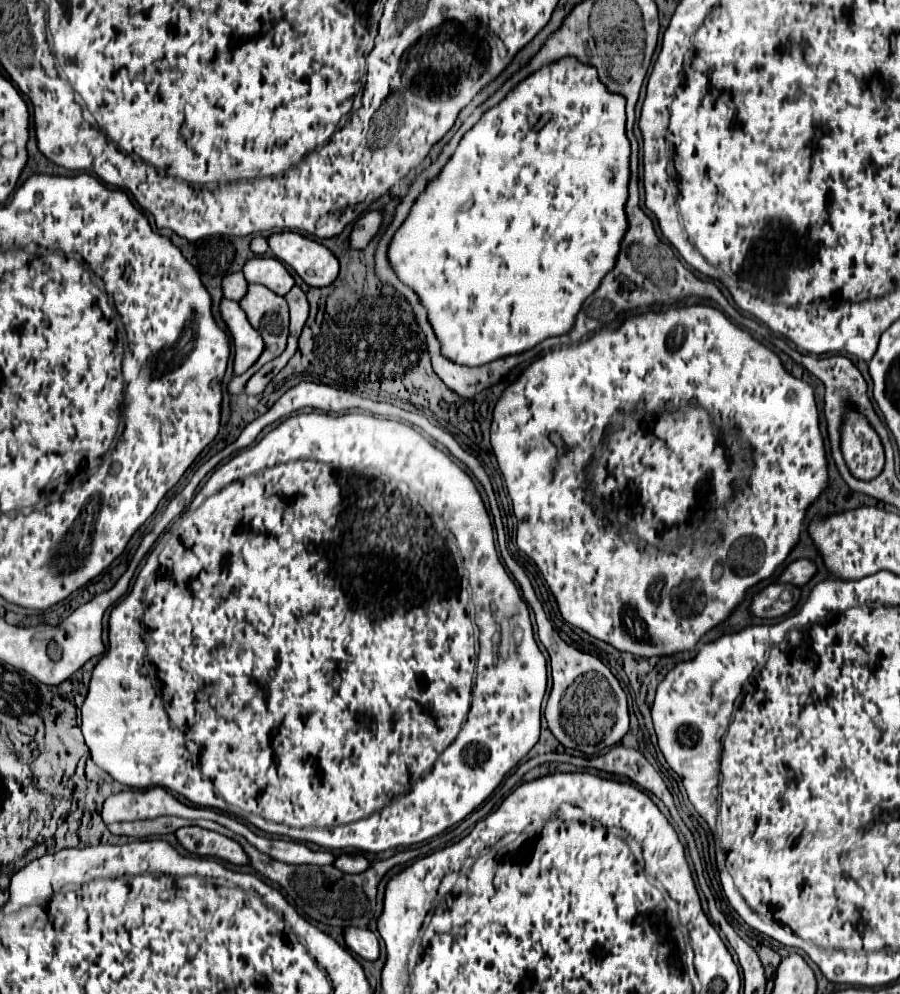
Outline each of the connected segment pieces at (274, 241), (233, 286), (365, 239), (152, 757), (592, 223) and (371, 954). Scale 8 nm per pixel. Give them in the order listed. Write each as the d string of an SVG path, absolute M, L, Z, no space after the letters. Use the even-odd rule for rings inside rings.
M282 231L270 235L268 245L276 259L290 265L304 283L312 287L326 287L338 275L338 259L314 239L302 237L294 231Z
M238 271L238 273L232 273L232 275L226 275L224 279L222 279L222 293L224 293L224 297L228 297L228 299L232 299L232 301L238 301L238 299L242 299L242 295L246 293L246 279L244 279L244 275Z
M370 211L370 213L362 215L350 231L350 245L354 249L364 249L370 243L370 239L376 235L376 231L380 227L380 221L382 219L380 219L378 211Z
M312 407L298 409L288 418L282 420L278 427L274 427L270 433L266 433L260 443L240 451L236 455L236 461L232 459L232 463L222 465L222 469L229 470L220 471L220 467L218 467L212 473L212 477L206 481L204 489L200 489L200 493L199 491L196 493L191 503L178 517L178 521L174 521L174 525L168 529L168 534L163 533L158 539L152 553L150 553L150 557L148 557L148 561L146 561L146 567L138 575L130 595L126 595L120 603L116 603L112 613L110 613L110 619L108 619L108 649L104 651L104 655L96 663L96 667L92 669L88 695L86 695L86 701L82 705L82 731L84 731L86 745L90 749L92 761L122 785L136 787L136 789L148 789L148 787L160 785L168 791L184 795L194 805L213 807L224 813L232 813L234 817L243 819L239 819L239 821L256 825L258 829L267 835L280 835L294 841L310 841L310 843L316 843L316 845L326 847L326 849L346 849L346 847L350 849L352 847L352 849L358 849L358 851L380 853L384 849L410 847L410 845L422 843L430 837L436 837L442 831L446 831L448 827L462 821L500 785L504 775L512 767L516 767L520 763L520 759L536 745L541 732L542 697L546 693L546 657L542 655L542 651L540 651L540 647L534 639L530 609L524 603L524 599L520 595L520 589L516 587L516 583L512 581L512 577L508 575L508 571L504 569L504 565L498 559L498 553L496 553L496 547L494 547L492 521L488 517L488 511L484 507L484 501L482 501L474 481L462 471L454 455L442 443L438 443L434 437L430 437L422 427L412 425L412 423L402 421L402 419L394 419L394 417L380 417L380 415L374 415L372 411L366 411L366 409L346 409L346 411L322 411L322 409L312 409ZM368 491L372 493L372 503L370 503L372 507L364 507L366 505L364 497L370 495ZM376 547L380 547L380 563L376 563ZM463 577L468 579L470 585L472 585L469 602L468 597L464 597ZM476 749L478 749L478 755L480 755L480 765L472 765L472 757L476 755ZM438 757L444 759L442 765L438 765Z
M562 57L556 63L548 63L548 67L542 67L540 71L522 79L498 105L490 107L480 117L480 121L464 133L454 155L446 161L442 171L436 177L428 179L426 189L418 195L418 199L410 207L408 217L396 229L388 245L390 267L394 269L396 277L404 285L408 285L424 305L428 321L436 337L440 339L442 355L446 359L452 359L452 363L480 367L502 357L530 351L548 337L566 335L572 329L572 323L576 321L584 299L588 299L588 295L592 295L592 291L600 287L600 279L604 279L604 275L616 265L616 255L620 255L620 243L624 241L624 231L628 229L628 217L624 211L624 203L628 201L628 183L630 141L626 137L626 99L624 95L608 91L608 87L600 83L596 67Z
M346 927L344 929L344 941L346 941L346 947L364 957L364 959L378 959L378 953L380 953L380 947L378 947L378 937L370 931L370 929L360 929L360 927Z

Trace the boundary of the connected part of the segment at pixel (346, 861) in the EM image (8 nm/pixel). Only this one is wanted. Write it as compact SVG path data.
M342 853L340 857L336 857L334 867L344 873L362 873L364 869L368 869L368 861L360 853Z

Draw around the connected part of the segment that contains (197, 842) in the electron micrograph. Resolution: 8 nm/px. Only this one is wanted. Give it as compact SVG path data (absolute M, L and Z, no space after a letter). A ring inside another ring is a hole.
M182 827L174 835L176 835L178 843L194 855L218 857L218 859L230 861L234 865L246 865L248 863L248 857L242 851L242 847L236 841L232 841L220 833L200 829L200 827Z

